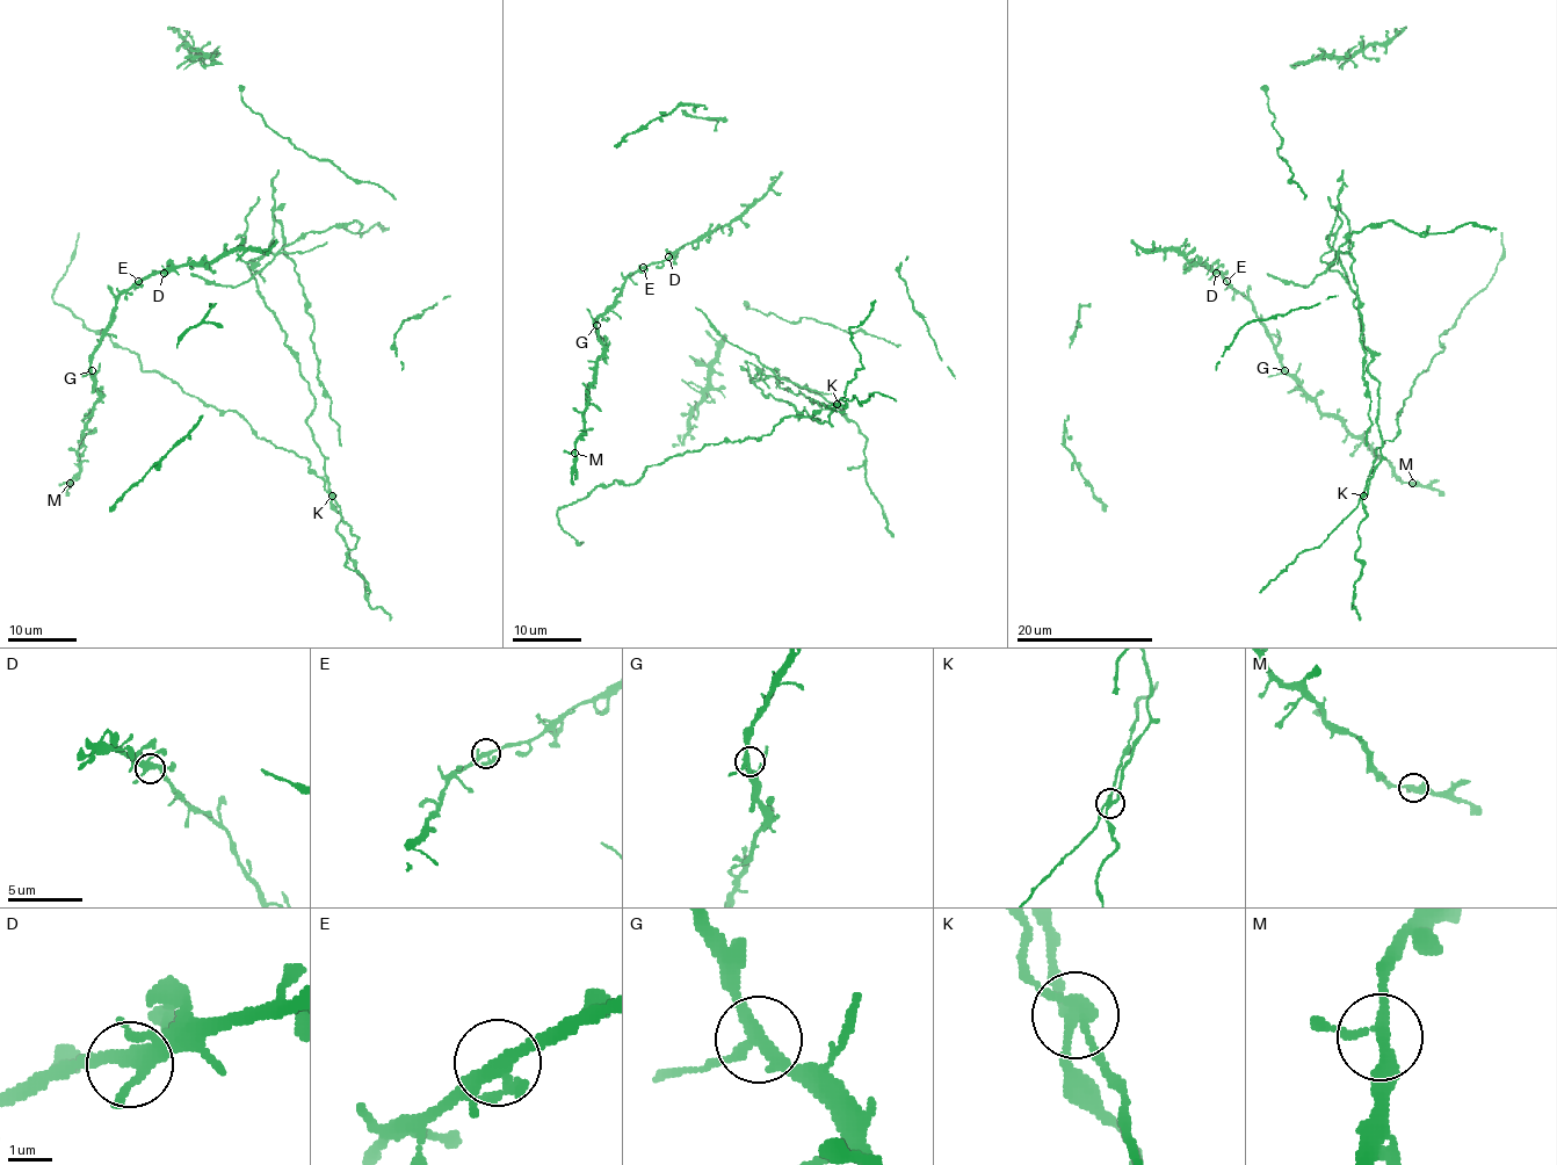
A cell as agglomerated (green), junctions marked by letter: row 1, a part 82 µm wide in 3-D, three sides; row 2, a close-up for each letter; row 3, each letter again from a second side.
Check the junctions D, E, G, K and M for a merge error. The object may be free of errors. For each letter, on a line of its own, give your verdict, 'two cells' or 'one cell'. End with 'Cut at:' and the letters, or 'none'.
D: one cell
E: one cell
G: one cell
K: two cells
M: one cell
Cut at: K

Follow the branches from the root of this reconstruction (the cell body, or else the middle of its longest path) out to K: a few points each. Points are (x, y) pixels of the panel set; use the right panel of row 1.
K: (1345, 269), (1356, 295), (1353, 305), (1363, 345), (1371, 359), (1368, 371), (1378, 382), (1382, 461), (1363, 496)

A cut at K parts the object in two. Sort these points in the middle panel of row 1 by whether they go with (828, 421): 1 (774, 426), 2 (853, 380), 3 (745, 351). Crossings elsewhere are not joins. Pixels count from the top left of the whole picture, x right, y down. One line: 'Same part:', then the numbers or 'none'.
Same part: 3

